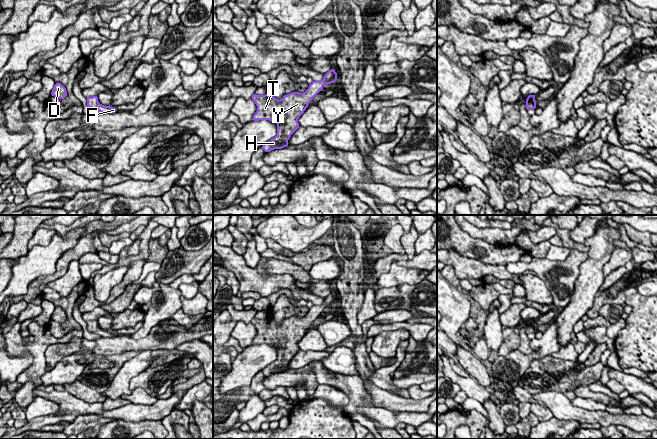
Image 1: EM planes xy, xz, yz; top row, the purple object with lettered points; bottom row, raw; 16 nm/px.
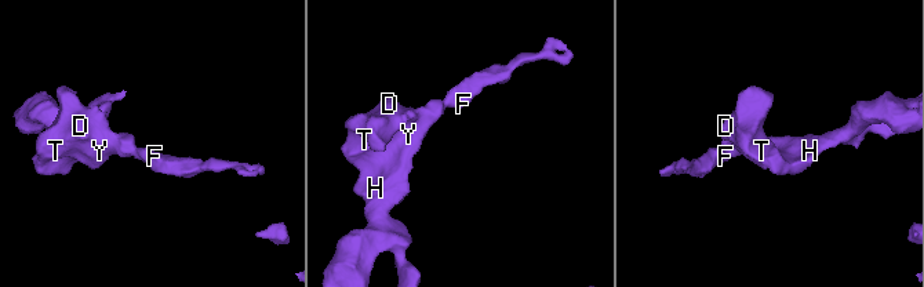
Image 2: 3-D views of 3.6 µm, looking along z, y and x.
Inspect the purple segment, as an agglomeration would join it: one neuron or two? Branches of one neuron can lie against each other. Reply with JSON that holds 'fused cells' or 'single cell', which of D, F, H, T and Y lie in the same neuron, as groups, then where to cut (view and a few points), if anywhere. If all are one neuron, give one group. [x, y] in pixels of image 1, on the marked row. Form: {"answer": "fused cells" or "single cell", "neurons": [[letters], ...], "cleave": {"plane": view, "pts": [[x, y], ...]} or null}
{"answer": "single cell", "neurons": [["D", "F", "H", "T", "Y"]], "cleave": null}

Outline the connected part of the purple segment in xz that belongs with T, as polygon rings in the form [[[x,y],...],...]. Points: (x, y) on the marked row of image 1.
[[[334,69],[325,73],[321,81],[313,81],[304,93],[292,92],[277,100],[274,95],[252,95],[251,99],[257,106],[253,121],[269,120],[277,123],[277,135],[265,143],[261,148],[264,152],[282,149],[287,144],[291,135],[300,127],[298,118],[304,113],[312,99],[323,90],[324,84],[337,81]]]

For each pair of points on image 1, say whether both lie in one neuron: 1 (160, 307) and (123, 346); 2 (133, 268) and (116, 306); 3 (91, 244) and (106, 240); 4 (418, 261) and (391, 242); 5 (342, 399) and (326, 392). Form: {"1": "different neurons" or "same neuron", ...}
{"1": "different neurons", "2": "different neurons", "3": "different neurons", "4": "different neurons", "5": "same neuron"}

